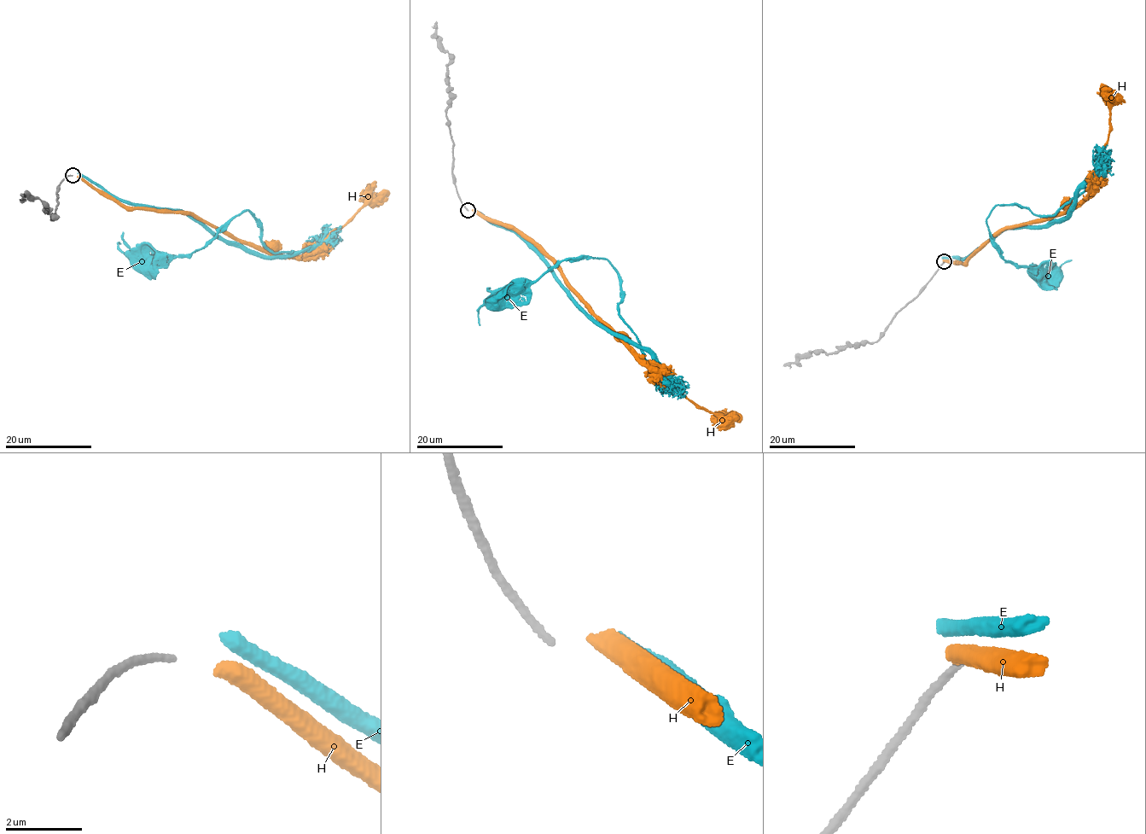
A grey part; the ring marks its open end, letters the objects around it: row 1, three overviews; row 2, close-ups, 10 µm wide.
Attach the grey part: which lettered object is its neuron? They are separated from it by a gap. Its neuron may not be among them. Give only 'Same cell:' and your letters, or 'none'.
Same cell: none

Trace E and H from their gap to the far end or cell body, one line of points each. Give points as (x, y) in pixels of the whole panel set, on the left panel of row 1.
E: (78, 174), (130, 203), (178, 211), (263, 255), (290, 253), (270, 250), (248, 209), (191, 253), (137, 258)
H: (77, 177), (127, 206), (186, 213), (254, 246), (296, 258), (322, 242), (326, 236), (389, 190)

